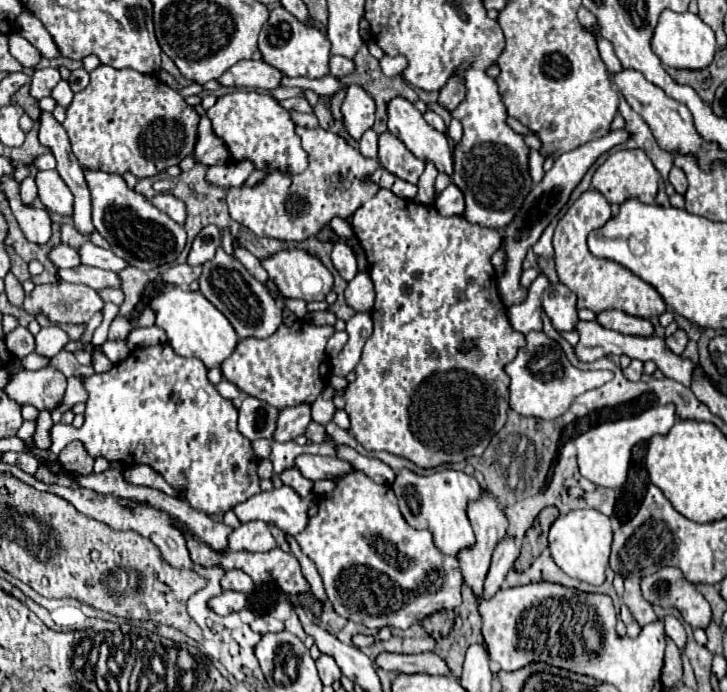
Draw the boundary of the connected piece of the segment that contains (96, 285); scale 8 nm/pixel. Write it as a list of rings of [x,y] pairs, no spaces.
[[[77,266],[77,268],[69,268],[69,270],[59,270],[59,274],[65,282],[87,284],[93,290],[121,288],[121,278],[111,270],[101,270],[101,268],[93,268],[93,266]]]

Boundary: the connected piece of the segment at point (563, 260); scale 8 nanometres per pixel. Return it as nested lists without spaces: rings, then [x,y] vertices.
[[[587,190],[569,210],[567,214],[559,220],[553,236],[553,250],[555,250],[555,268],[559,274],[559,280],[577,294],[579,308],[587,308],[593,312],[603,312],[603,310],[621,310],[629,316],[637,318],[653,318],[661,316],[667,308],[663,298],[659,298],[657,290],[643,282],[639,276],[635,276],[631,270],[625,266],[607,260],[607,258],[597,258],[591,254],[587,246],[587,236],[589,232],[605,226],[613,218],[611,204],[599,194],[597,190]]]

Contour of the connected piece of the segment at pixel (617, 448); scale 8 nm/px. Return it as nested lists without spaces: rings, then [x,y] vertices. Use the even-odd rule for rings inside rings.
[[[667,404],[661,408],[651,408],[647,412],[643,412],[641,416],[635,418],[627,418],[627,420],[617,420],[617,422],[605,422],[597,428],[591,428],[589,432],[581,434],[575,440],[575,446],[579,450],[579,470],[581,474],[595,482],[597,486],[605,486],[605,488],[619,488],[623,486],[623,482],[627,480],[627,470],[619,470],[619,468],[629,468],[629,454],[631,448],[641,442],[641,440],[649,440],[655,434],[665,436],[671,426],[677,420],[677,412],[675,412],[675,404]]]

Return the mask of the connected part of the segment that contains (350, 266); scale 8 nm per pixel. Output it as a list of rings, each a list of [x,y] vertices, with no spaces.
[[[337,242],[333,246],[331,260],[333,260],[333,266],[337,268],[337,272],[341,274],[343,280],[349,282],[351,278],[355,278],[355,274],[357,274],[357,260],[355,260],[353,250],[345,242]]]

